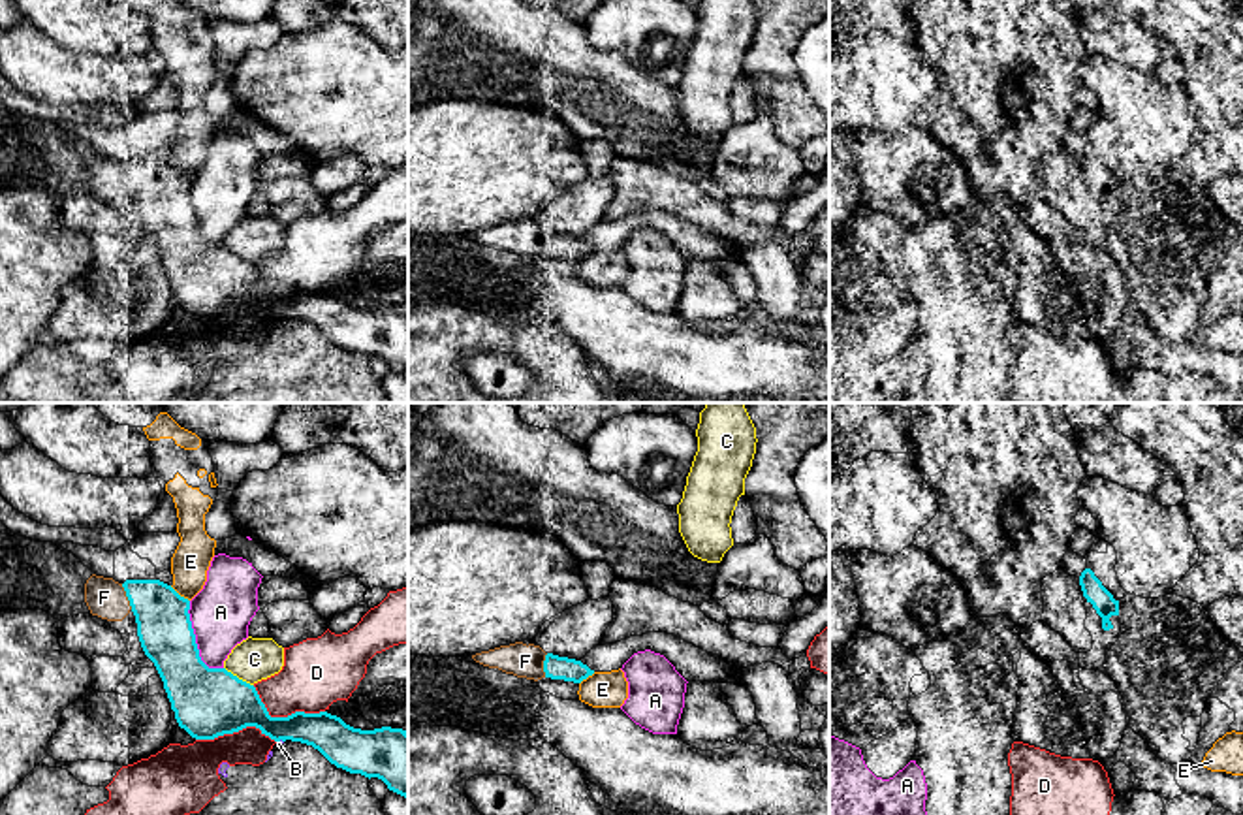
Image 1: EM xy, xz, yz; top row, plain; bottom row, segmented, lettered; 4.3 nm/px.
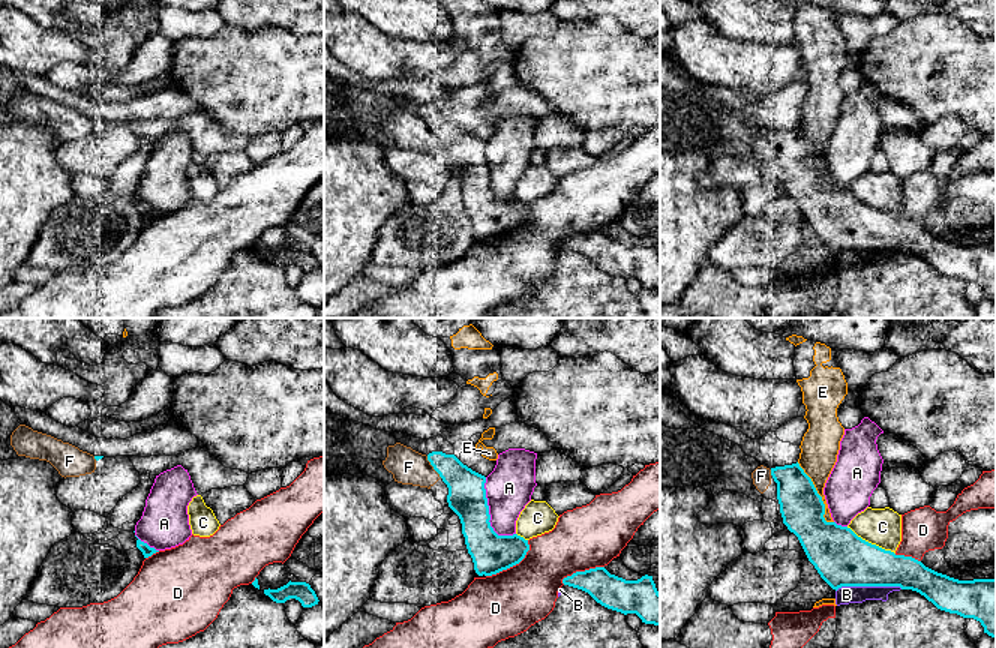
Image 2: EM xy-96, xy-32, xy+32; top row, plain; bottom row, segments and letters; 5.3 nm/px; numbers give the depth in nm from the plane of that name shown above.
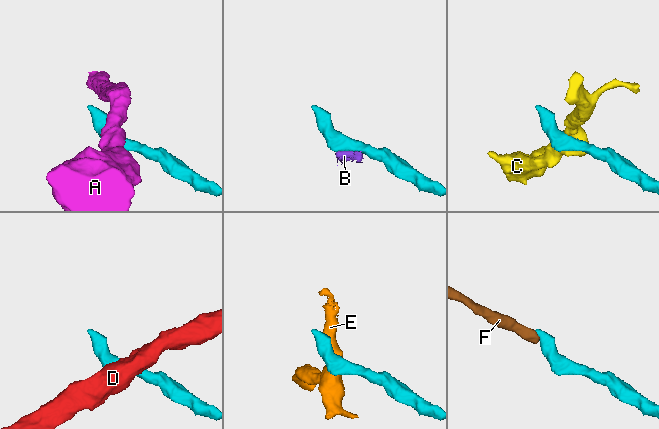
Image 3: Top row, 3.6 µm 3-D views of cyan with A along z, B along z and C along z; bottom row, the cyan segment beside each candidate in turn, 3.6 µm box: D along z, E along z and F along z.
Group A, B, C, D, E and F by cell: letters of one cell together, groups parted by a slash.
A / B / C / D / E / F

